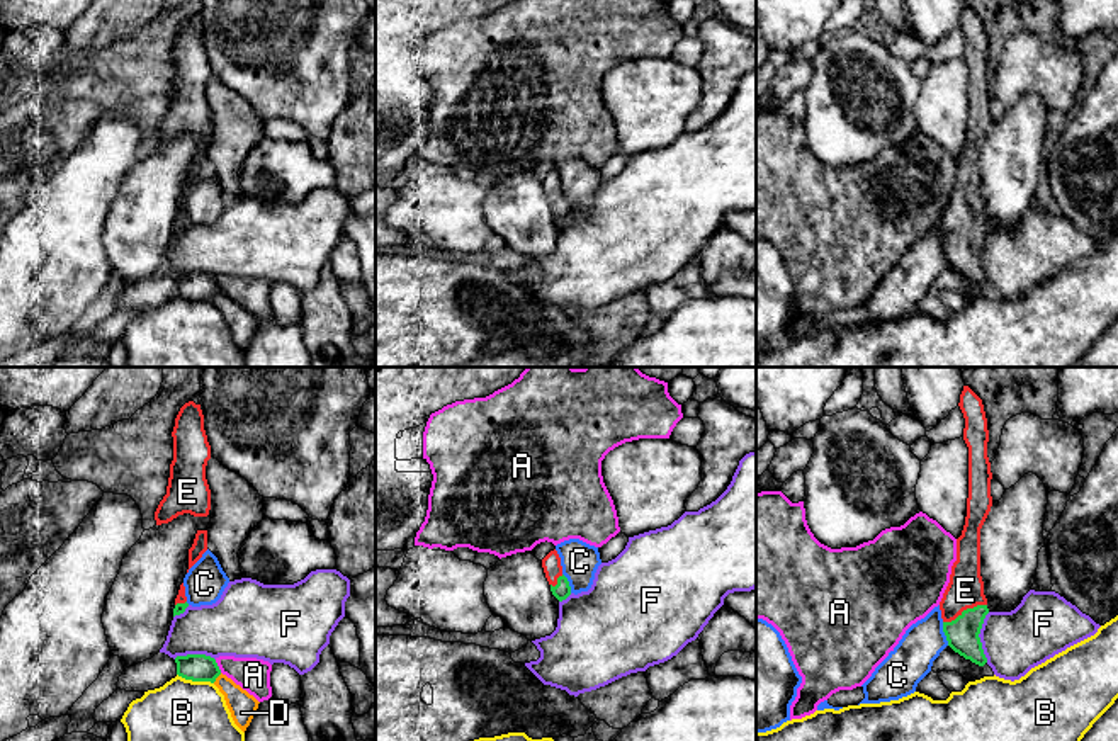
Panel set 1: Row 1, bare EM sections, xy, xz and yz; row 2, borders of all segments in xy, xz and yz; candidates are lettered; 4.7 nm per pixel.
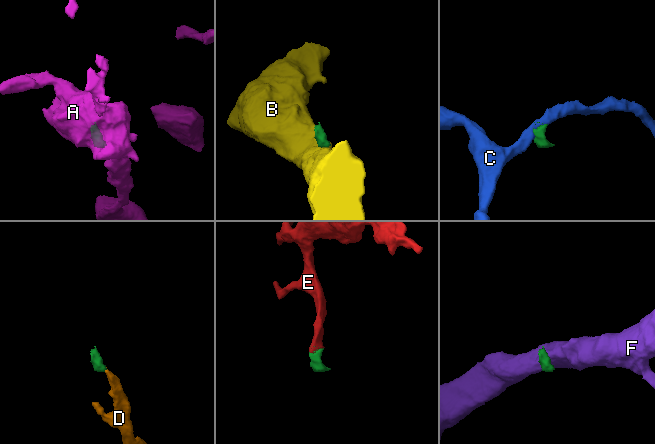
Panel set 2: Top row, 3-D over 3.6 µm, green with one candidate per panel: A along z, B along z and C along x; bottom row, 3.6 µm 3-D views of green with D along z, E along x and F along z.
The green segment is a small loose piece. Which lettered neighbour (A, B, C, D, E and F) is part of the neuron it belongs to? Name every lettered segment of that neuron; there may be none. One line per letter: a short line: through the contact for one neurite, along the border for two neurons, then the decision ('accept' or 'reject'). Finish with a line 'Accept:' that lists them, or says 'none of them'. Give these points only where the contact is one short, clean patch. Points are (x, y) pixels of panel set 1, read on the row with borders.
A: line xy (214, 660), (221, 672); reject
B: line xy (177, 673), (186, 678), (209, 680), (213, 684); reject
C: line yz (942, 622), (948, 644); reject
D: line xy (192, 667), (206, 668), (216, 677), (242, 706); accept
E: line yz (962, 634), (964, 610), (965, 590); accept
F: line yz (989, 612), (979, 634), (986, 661); reject
Accept: D, E

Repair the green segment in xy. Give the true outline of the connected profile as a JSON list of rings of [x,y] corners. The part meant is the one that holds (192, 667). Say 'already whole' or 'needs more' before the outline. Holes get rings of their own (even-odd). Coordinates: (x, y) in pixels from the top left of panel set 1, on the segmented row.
needs more; [[[206,654],[177,656],[177,675],[192,682],[211,682],[224,695],[226,705],[234,724],[245,733],[250,726],[258,700],[221,673],[214,658]]]

